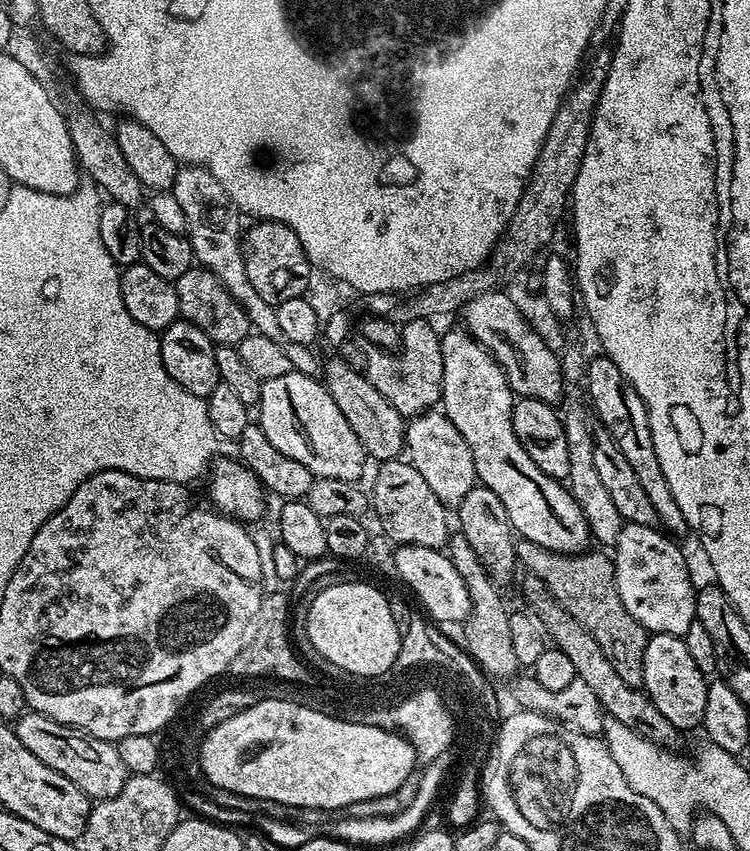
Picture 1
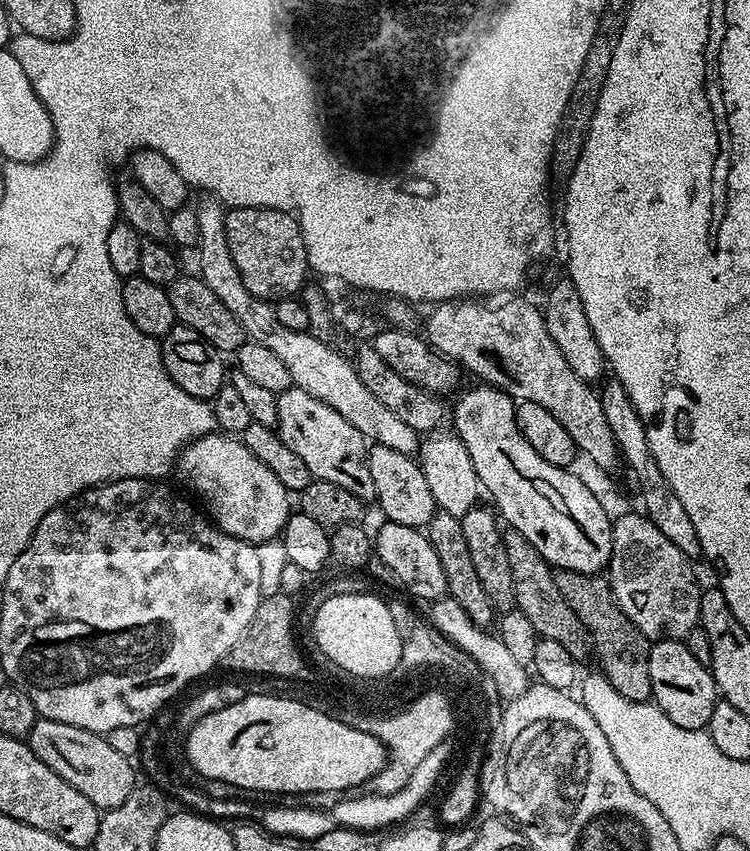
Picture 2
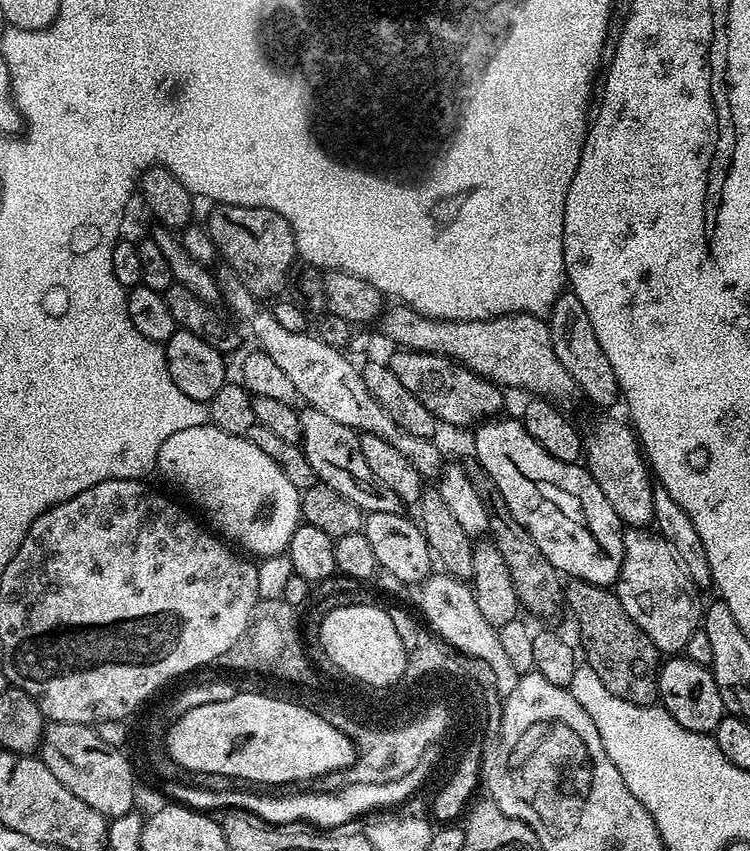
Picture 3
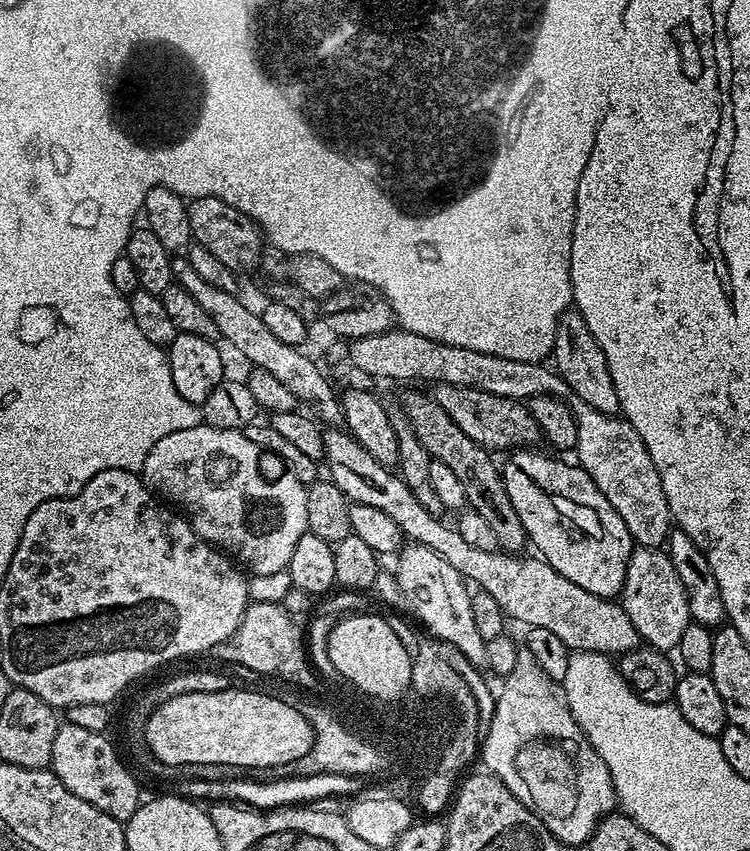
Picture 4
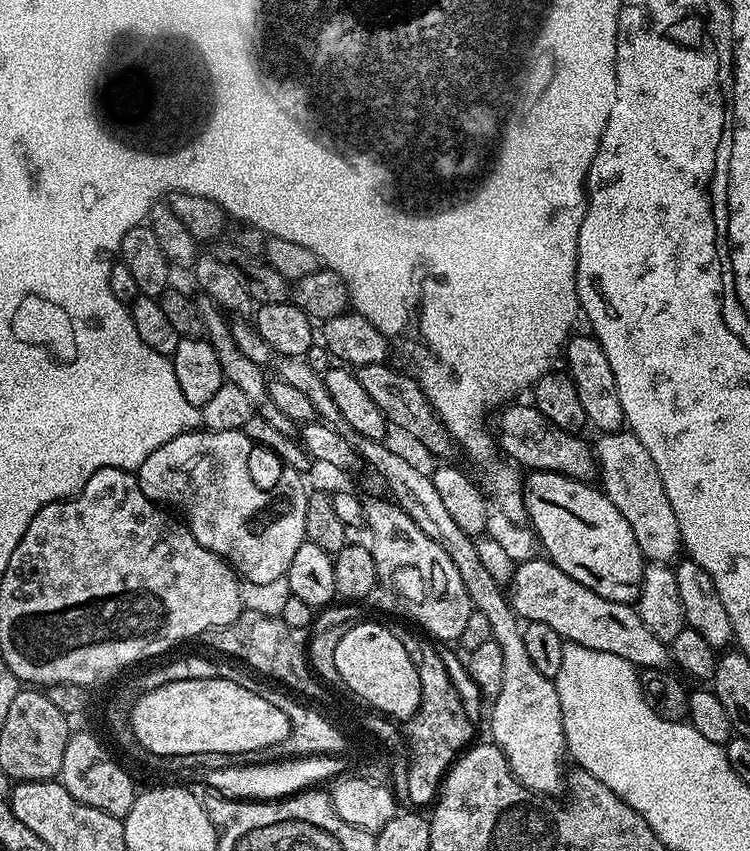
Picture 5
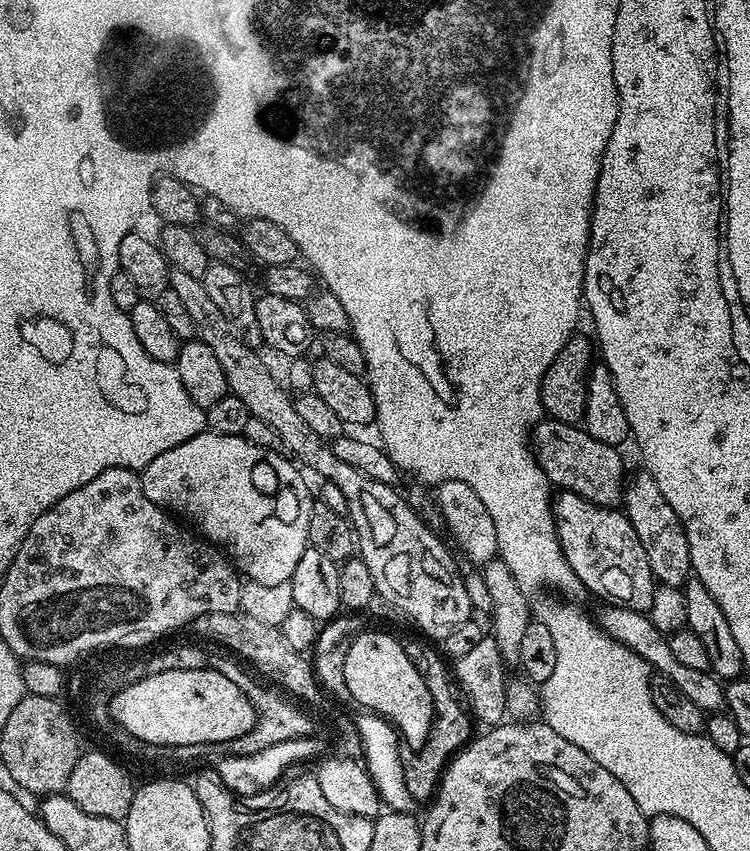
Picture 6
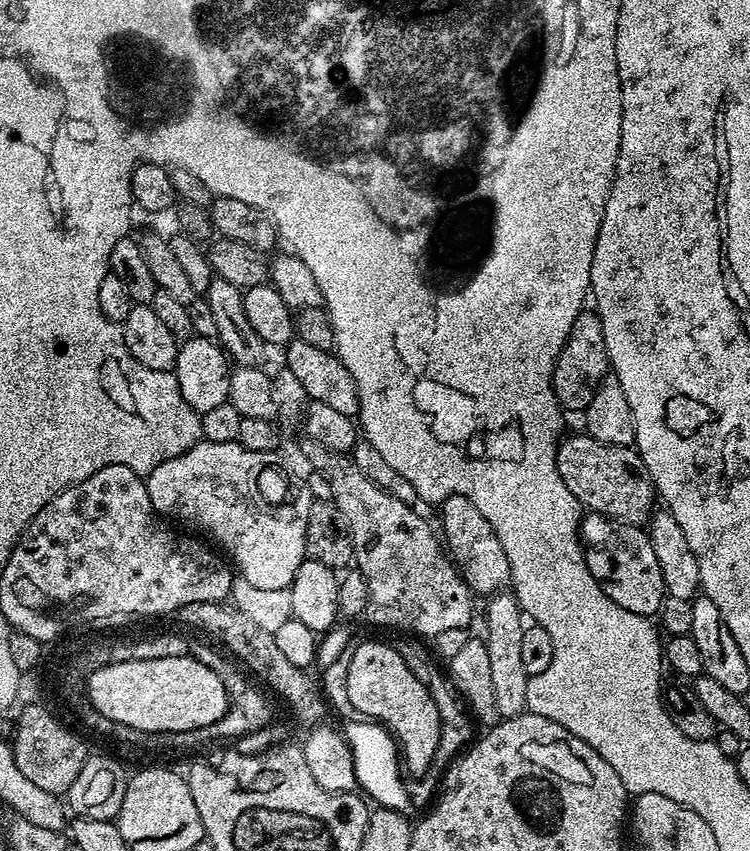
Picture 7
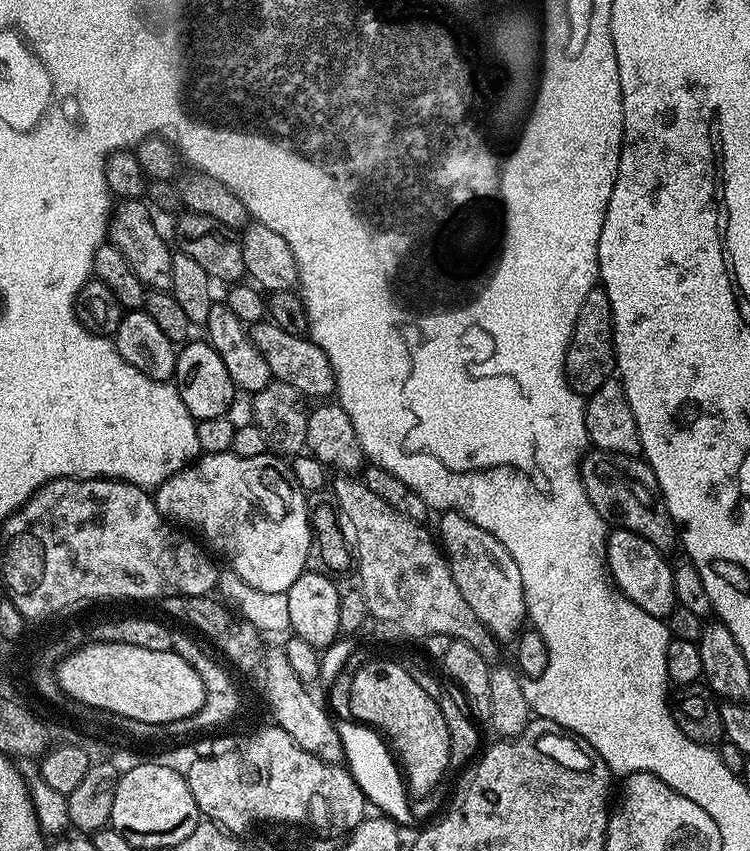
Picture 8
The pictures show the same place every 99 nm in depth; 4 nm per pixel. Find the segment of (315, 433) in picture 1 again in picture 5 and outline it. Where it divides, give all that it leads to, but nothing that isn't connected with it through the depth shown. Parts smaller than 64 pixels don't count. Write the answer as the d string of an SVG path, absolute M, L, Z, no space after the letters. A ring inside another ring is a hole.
M547 558L521 559L517 563L510 581L510 603L521 621L546 622L546 626L558 630L561 638L569 644L618 654L618 658L626 658L626 662L636 665L637 669L669 667L669 645L650 634L646 622L642 622L633 605L610 602L610 598L594 594L594 590L582 586L582 582L574 582L570 574Z

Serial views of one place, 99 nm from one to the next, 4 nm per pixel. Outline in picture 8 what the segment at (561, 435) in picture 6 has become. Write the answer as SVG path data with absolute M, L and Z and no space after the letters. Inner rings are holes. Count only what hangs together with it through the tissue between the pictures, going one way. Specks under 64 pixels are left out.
M592 450L580 461L580 481L598 514L609 525L637 532L655 548L669 550L677 547L678 529L664 496L658 478L648 461L640 456L627 456L617 452Z

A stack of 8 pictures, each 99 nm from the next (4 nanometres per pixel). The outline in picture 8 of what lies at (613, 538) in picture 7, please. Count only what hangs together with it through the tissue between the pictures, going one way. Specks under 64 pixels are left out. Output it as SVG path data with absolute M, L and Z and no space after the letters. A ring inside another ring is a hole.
M613 527L608 533L608 571L620 592L634 602L634 606L642 606L646 614L667 618L678 607L674 594L673 565L661 549L655 548L646 538L628 528Z

